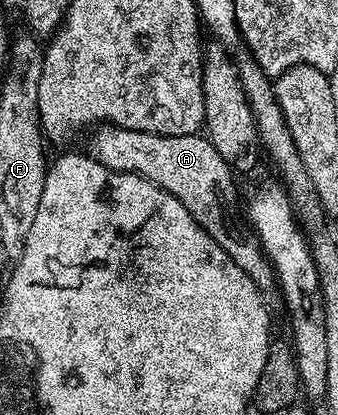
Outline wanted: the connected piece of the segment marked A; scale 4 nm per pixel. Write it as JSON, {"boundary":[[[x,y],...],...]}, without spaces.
{"boundary":[[[99,124],[94,127],[91,139],[85,147],[86,153],[93,160],[105,164],[105,168],[140,174],[145,180],[157,184],[165,192],[169,192],[181,204],[185,204],[185,212],[197,220],[197,224],[214,240],[224,252],[231,257],[233,264],[253,280],[260,291],[275,290],[275,272],[267,261],[263,247],[259,245],[254,233],[243,231],[243,226],[235,222],[235,178],[232,163],[226,162],[213,148],[213,144],[202,133],[185,136],[161,136],[153,132],[137,132]]]}

